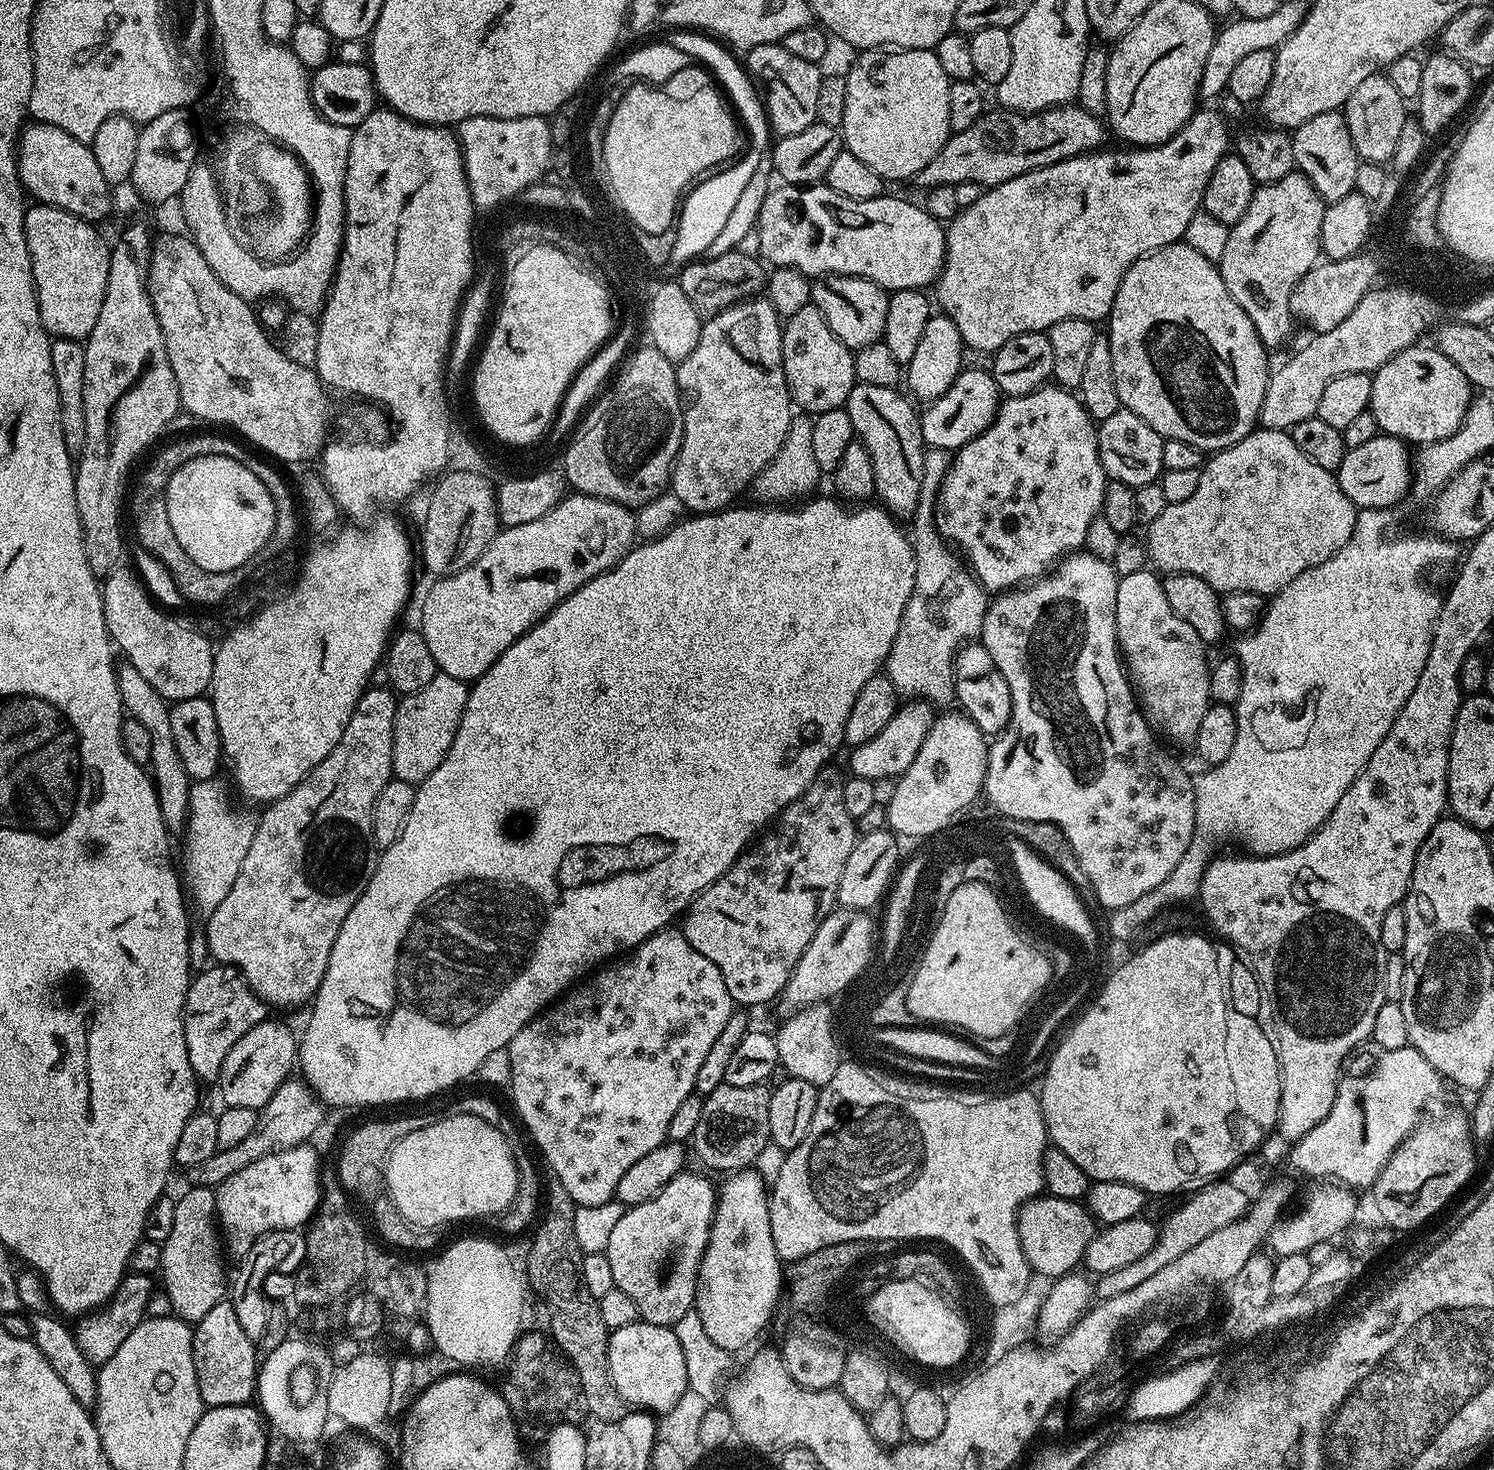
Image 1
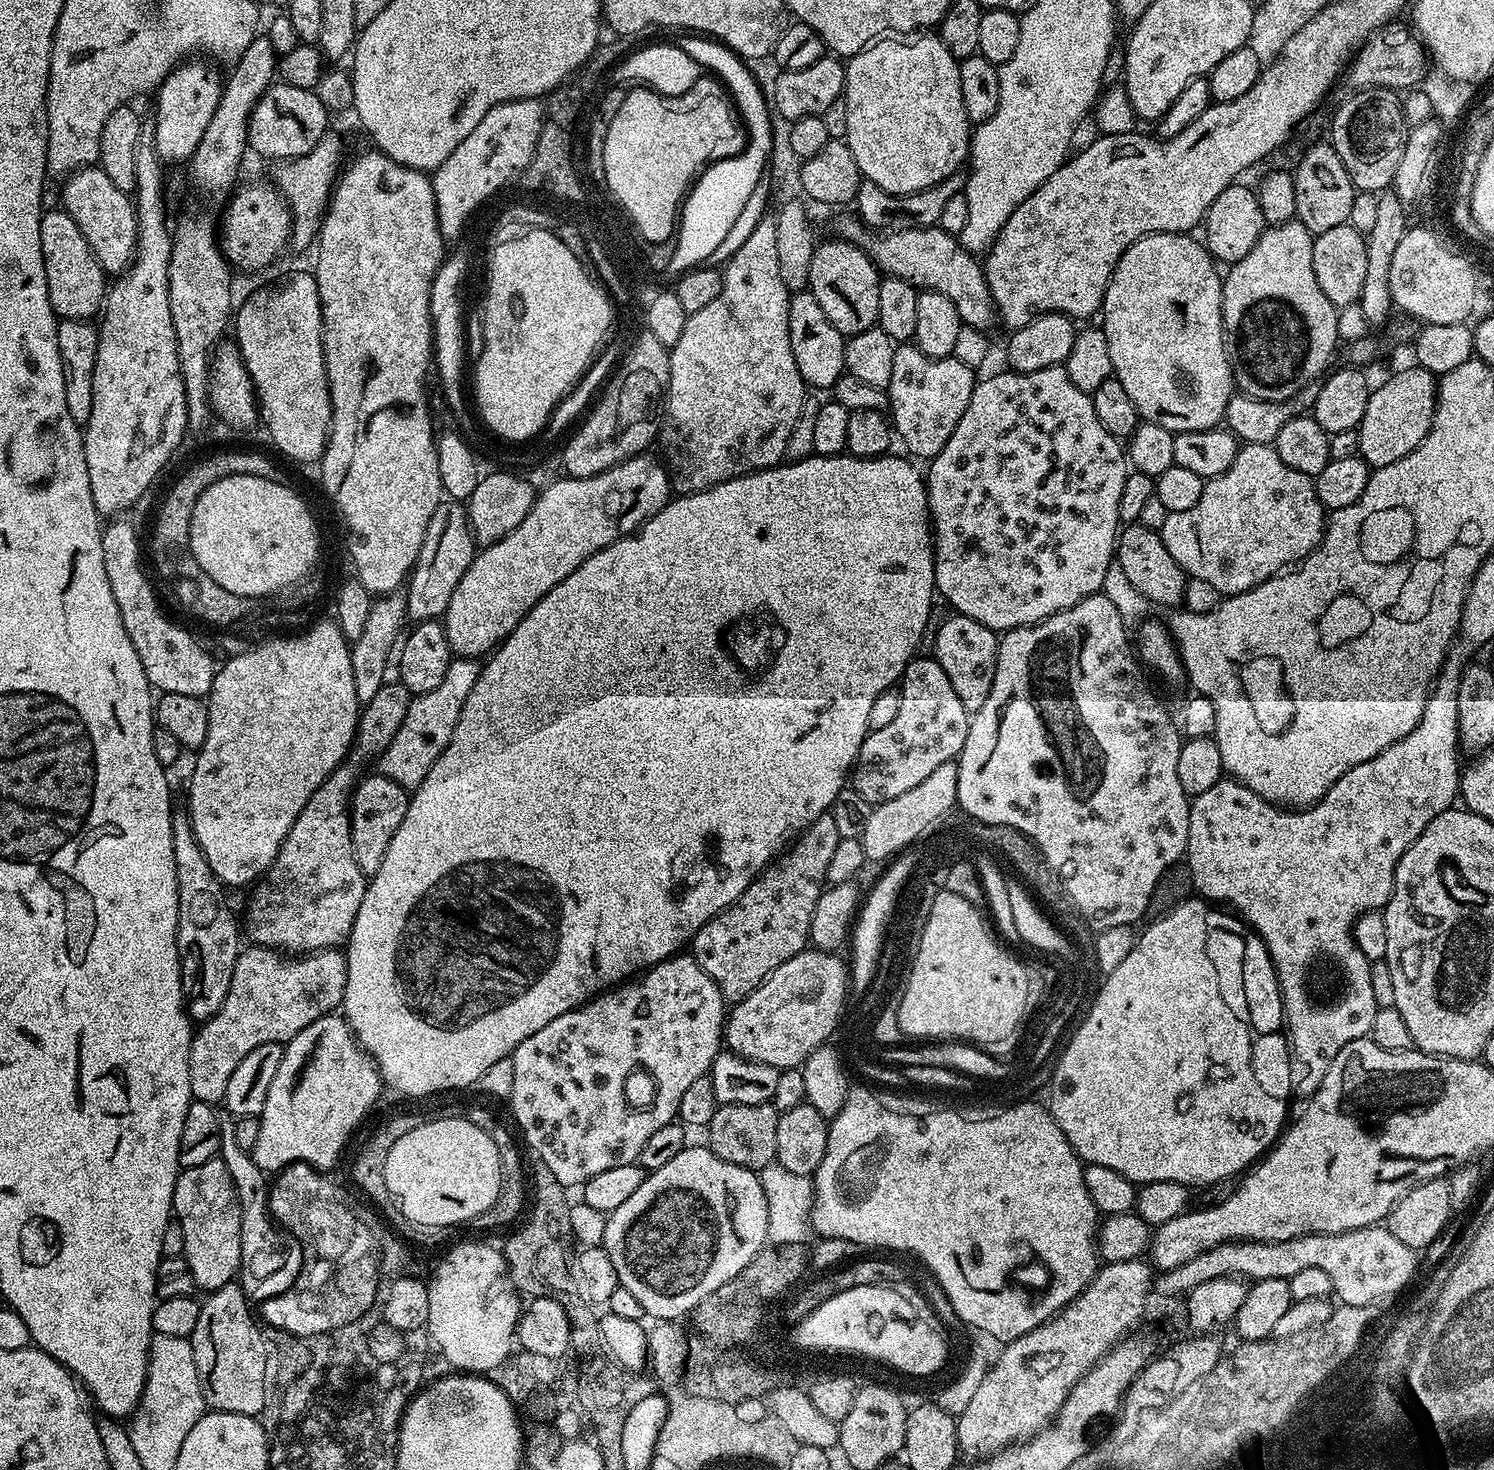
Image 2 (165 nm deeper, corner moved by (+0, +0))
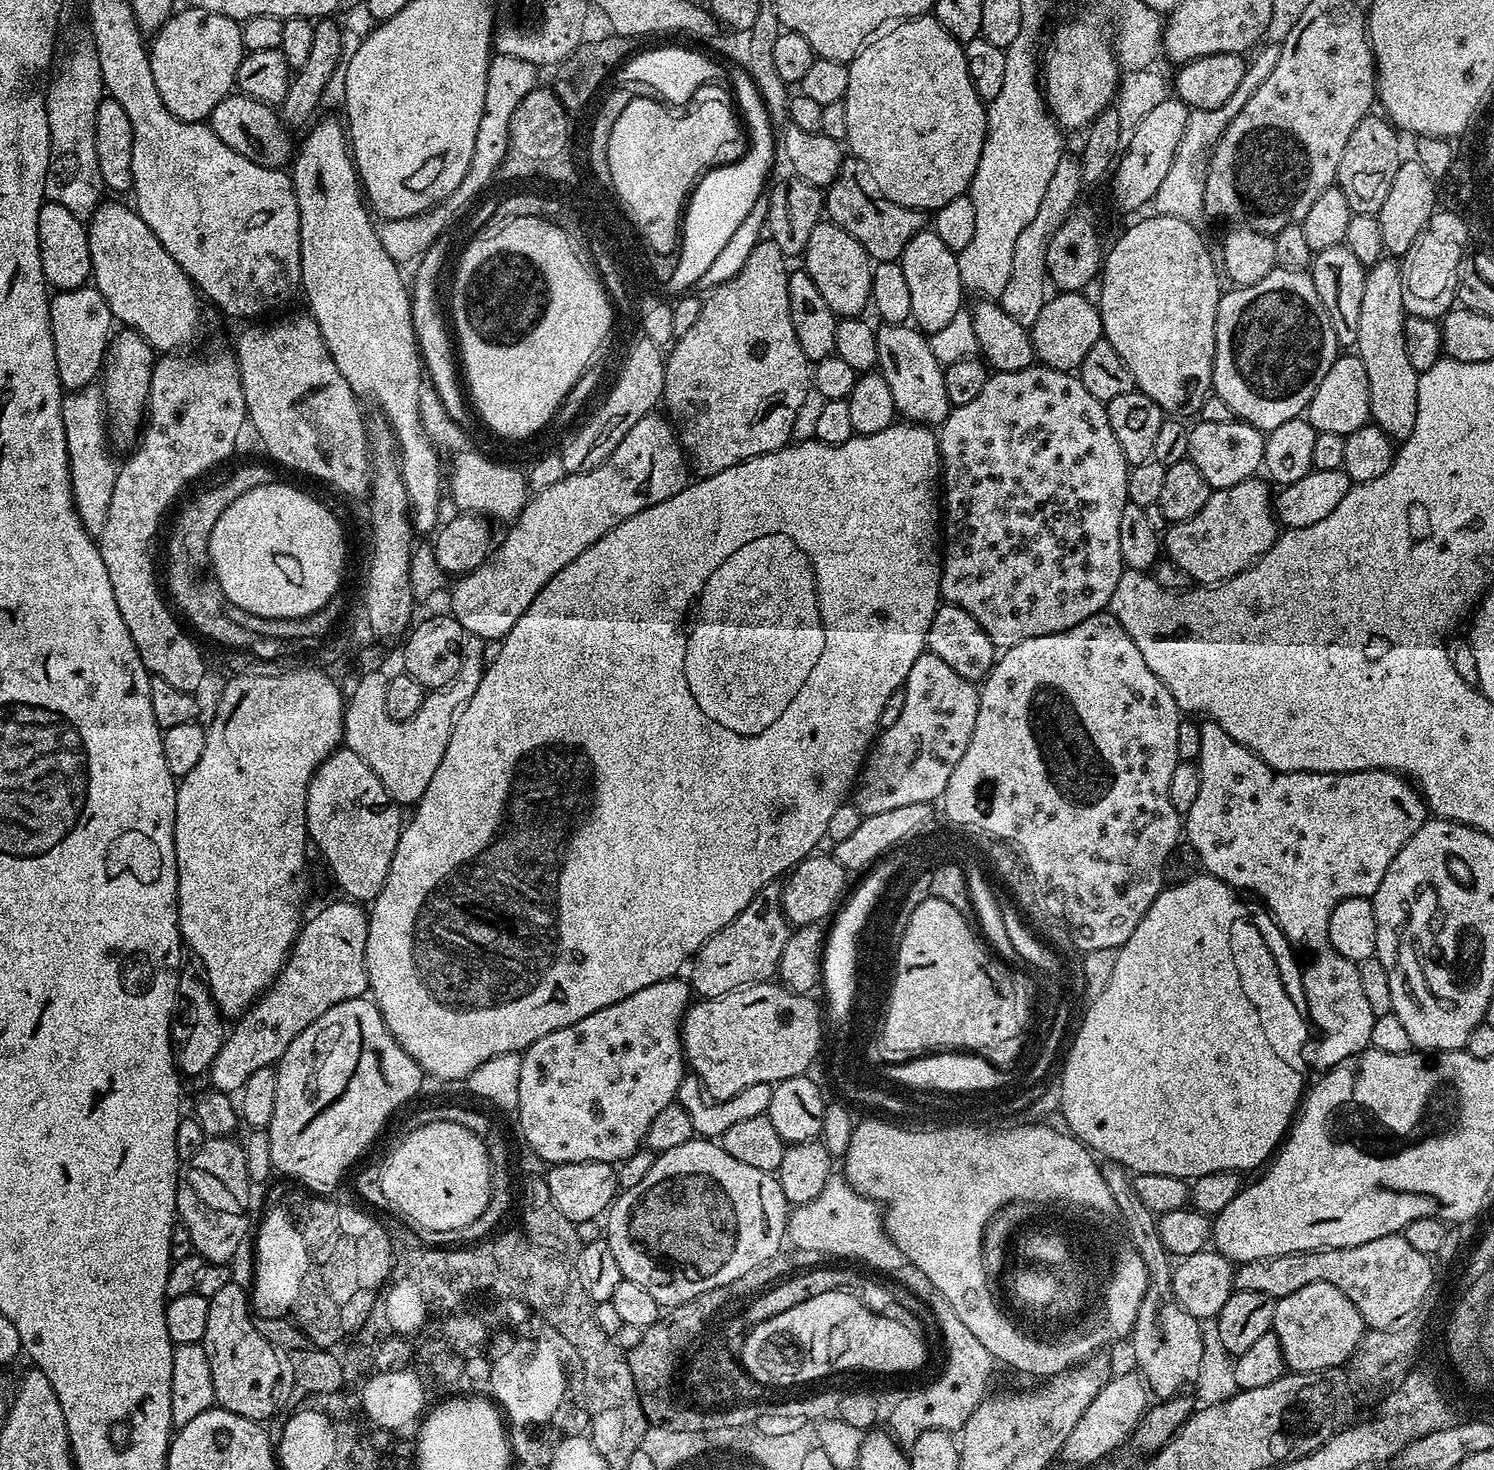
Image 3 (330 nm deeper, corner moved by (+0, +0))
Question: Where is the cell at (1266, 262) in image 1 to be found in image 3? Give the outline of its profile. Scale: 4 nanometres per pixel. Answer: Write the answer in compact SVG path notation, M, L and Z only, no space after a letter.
M1277 266L1266 274L1266 278L1231 290L1233 292L1225 291L1218 302L1212 386L1215 395L1226 402L1235 419L1267 434L1282 426L1282 422L1297 419L1307 409L1314 398L1314 390L1318 390L1318 382L1326 378L1326 370L1330 370L1336 361L1336 335L1307 271Z

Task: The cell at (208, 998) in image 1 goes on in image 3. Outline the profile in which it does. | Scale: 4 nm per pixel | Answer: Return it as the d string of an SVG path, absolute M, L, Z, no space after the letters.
M339 899L326 905L317 916L309 915L303 921L300 935L276 979L235 1021L236 1029L225 1035L224 1045L206 1073L207 1079L212 1079L211 1087L215 1091L239 1093L254 1070L273 1067L282 1054L286 1054L290 1042L294 1042L294 1038L298 1038L298 1034L315 1020L322 1018L326 1010L347 1000L359 1000L368 992L368 912L351 899Z

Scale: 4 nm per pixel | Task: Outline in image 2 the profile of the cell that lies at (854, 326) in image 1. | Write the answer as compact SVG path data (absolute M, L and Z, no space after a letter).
M843 238L817 243L810 258L808 288L818 298L818 306L826 310L826 318L845 338L862 334L878 324L878 286L882 273L863 247Z

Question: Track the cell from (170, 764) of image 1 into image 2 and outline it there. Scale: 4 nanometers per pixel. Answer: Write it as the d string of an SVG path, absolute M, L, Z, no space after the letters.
M187 811L172 814L172 841L174 842L174 874L178 878L178 930L176 945L180 955L180 977L184 987L186 1011L193 1021L210 1019L222 1006L230 978L234 978L234 962L242 947L242 928L238 916L232 913L224 897L225 885L210 870L198 838L194 838L192 819Z

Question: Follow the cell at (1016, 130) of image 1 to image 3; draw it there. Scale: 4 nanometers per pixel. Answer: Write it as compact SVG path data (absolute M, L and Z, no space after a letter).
M845 158L838 170L838 178L834 178L834 182L826 189L826 216L831 223L848 231L873 261L899 261L910 238L925 231L926 216L921 209L907 208L898 202L887 200L885 196L874 194L876 191L876 183L870 170L855 158Z

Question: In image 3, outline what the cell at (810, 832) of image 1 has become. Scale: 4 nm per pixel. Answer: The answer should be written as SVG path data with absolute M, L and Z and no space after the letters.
M779 883L767 884L718 934L714 934L700 951L692 957L692 980L690 988L697 997L711 998L725 996L728 992L737 992L750 984L763 984L777 975L782 946L790 931L788 919L784 917L782 907L782 888Z

